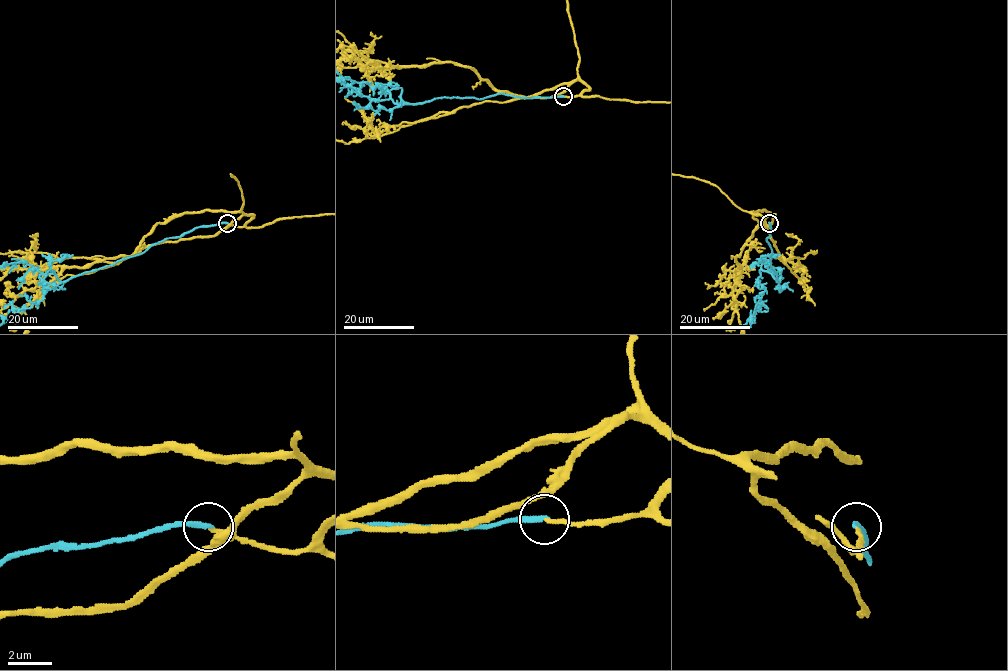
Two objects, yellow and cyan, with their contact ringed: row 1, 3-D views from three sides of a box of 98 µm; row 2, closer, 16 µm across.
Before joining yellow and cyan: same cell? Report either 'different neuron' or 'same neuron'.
same neuron

